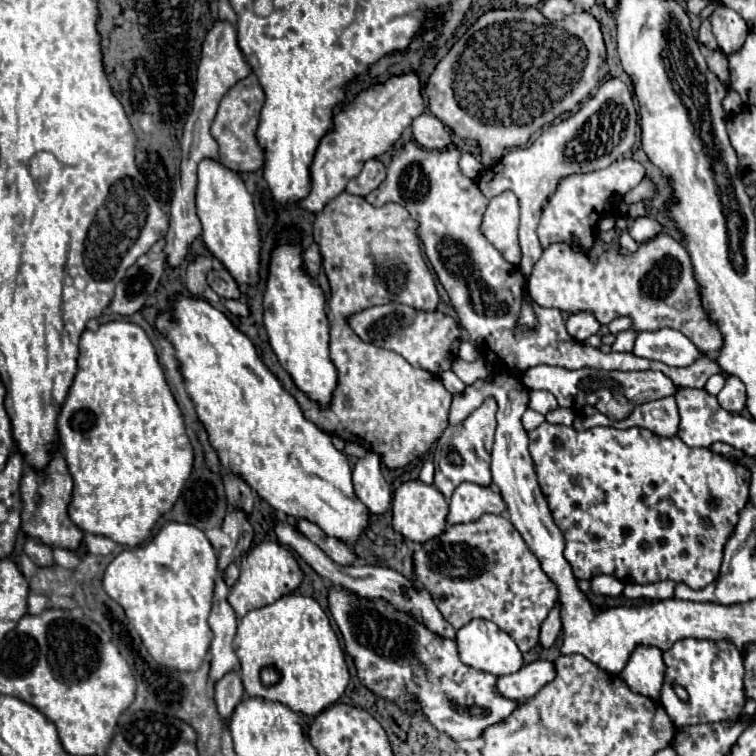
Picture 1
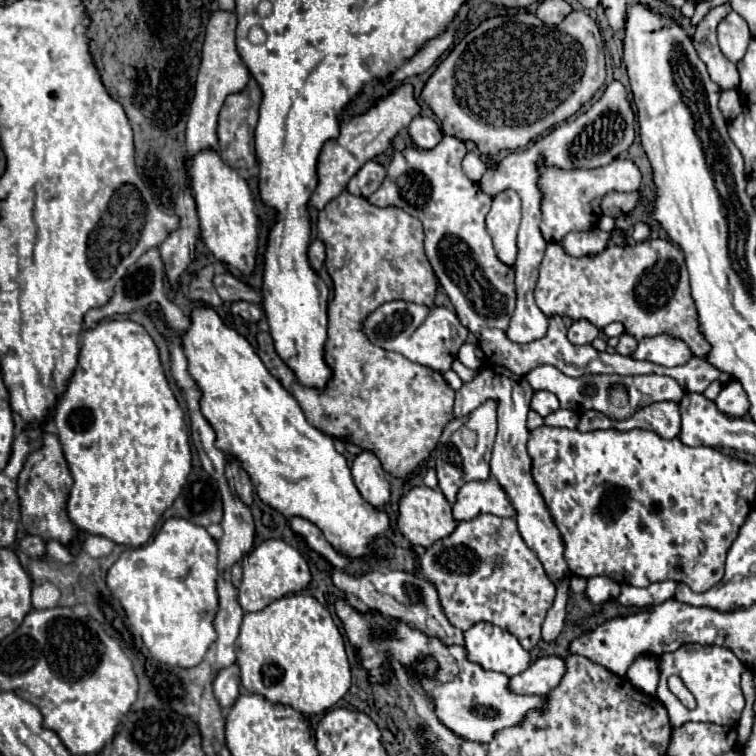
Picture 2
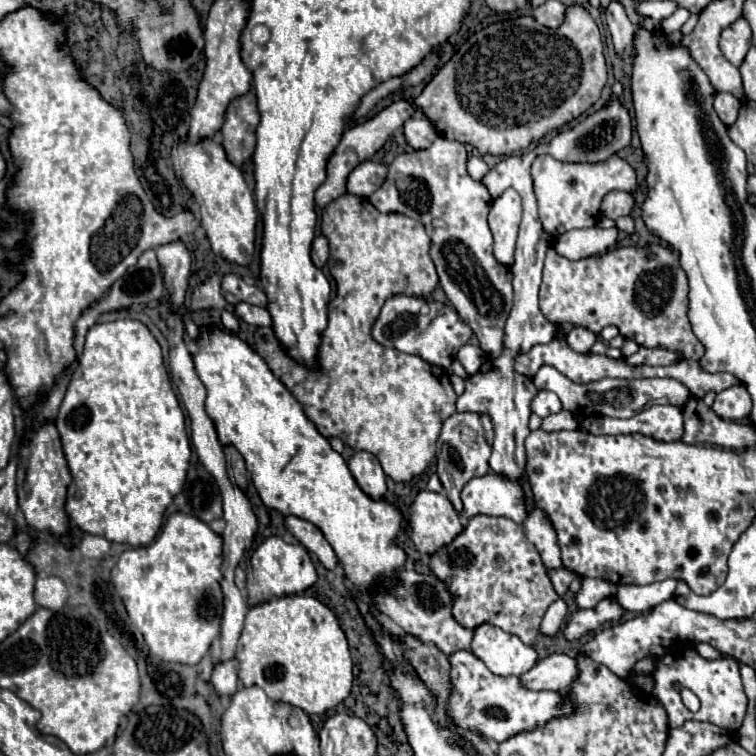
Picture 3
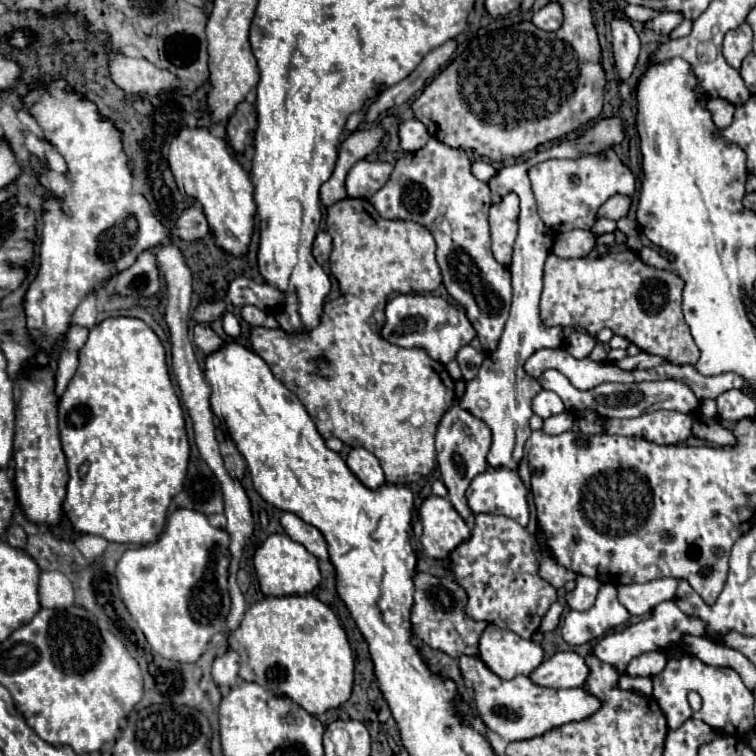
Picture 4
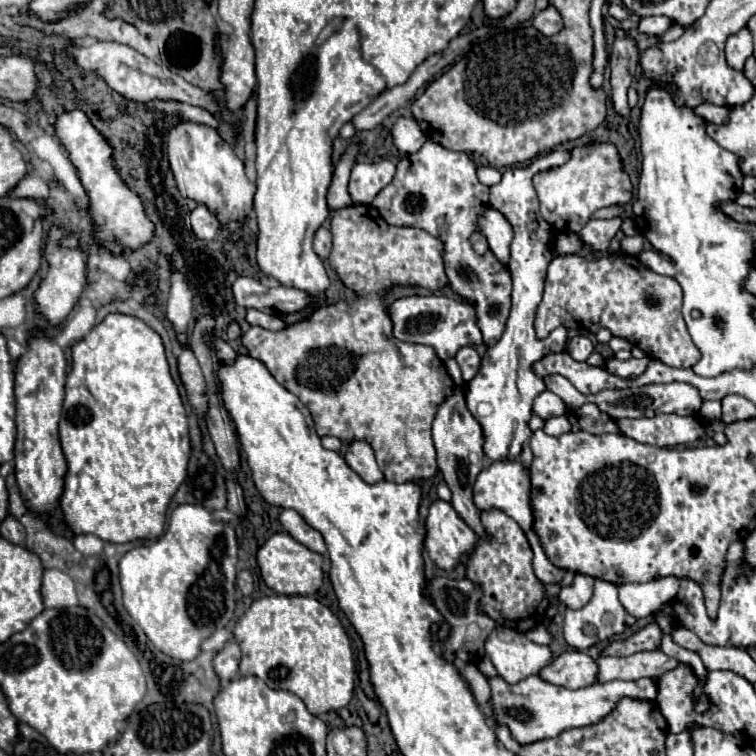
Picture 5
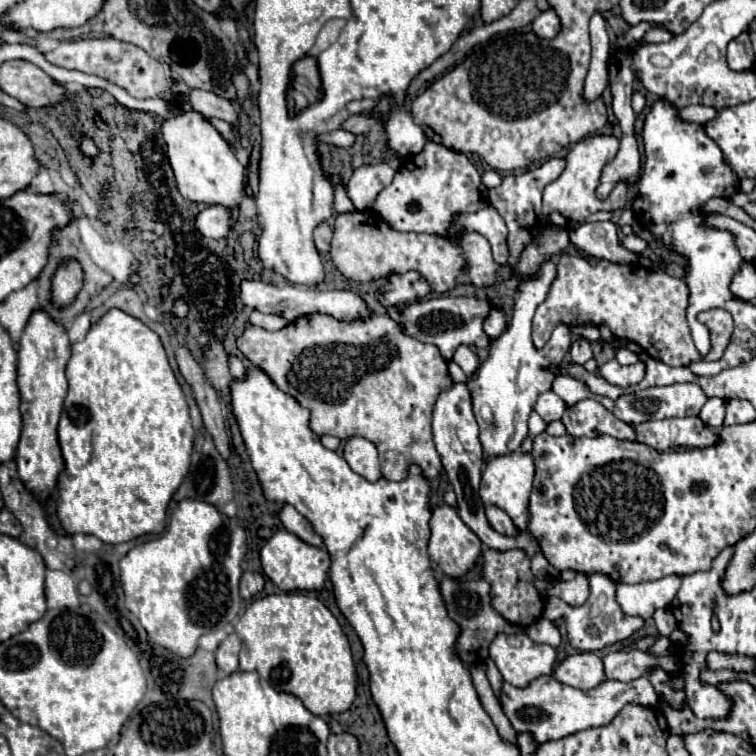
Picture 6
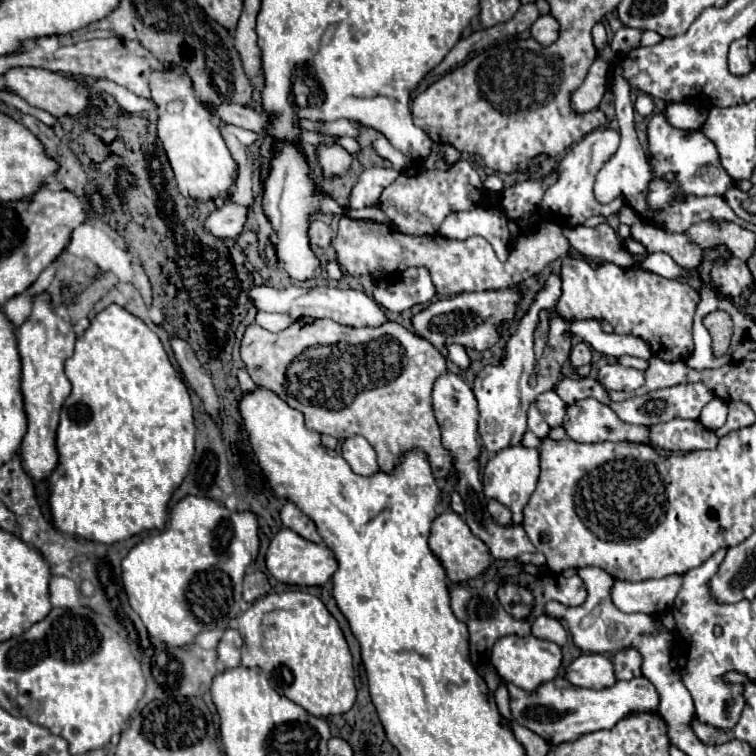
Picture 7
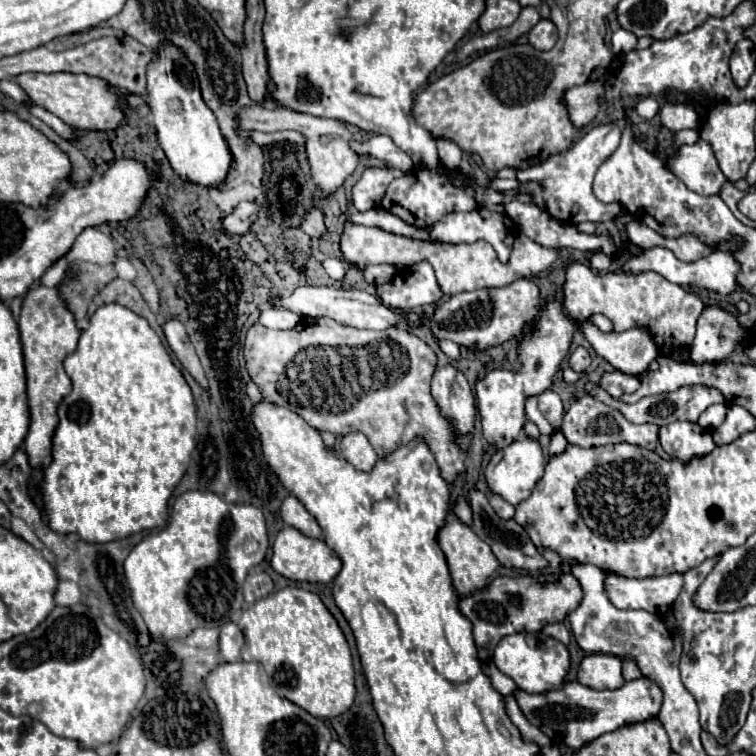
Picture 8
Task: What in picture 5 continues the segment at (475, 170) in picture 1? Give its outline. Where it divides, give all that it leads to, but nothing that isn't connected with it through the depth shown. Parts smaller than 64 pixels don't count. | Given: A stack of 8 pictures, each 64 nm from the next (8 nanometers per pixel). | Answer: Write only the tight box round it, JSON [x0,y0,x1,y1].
[476,166,500,186]

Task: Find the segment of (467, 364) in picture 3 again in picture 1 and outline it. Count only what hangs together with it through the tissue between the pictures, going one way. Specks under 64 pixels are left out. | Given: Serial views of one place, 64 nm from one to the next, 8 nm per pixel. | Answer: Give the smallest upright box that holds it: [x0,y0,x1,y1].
[458,340,480,362]

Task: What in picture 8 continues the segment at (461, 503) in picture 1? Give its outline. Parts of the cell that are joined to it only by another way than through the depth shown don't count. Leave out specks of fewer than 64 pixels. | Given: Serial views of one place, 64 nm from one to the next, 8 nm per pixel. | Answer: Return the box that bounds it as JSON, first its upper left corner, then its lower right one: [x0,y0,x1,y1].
[484,436,544,506]

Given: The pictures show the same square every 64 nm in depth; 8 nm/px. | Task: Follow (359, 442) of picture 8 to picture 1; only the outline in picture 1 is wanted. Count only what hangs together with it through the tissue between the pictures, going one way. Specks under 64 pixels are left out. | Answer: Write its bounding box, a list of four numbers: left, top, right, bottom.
[352,452,392,516]

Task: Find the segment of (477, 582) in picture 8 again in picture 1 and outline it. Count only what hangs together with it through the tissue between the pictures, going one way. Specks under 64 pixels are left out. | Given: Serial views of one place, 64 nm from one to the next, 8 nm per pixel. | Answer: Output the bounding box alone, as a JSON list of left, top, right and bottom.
[392,480,448,542]

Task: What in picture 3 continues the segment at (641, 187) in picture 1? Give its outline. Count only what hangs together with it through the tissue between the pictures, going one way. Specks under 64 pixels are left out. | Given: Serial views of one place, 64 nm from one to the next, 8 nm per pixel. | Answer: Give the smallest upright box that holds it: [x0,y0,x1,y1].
[600,192,634,220]

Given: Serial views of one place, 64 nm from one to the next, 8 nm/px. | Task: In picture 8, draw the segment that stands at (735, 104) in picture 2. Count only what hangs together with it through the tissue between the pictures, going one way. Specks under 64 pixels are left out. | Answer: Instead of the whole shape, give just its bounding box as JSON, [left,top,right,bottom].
[660,102,700,132]

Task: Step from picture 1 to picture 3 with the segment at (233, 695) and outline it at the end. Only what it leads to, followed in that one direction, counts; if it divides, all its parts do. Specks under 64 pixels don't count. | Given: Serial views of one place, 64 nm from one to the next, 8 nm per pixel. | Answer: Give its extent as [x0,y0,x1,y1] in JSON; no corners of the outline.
[212,658,238,698]

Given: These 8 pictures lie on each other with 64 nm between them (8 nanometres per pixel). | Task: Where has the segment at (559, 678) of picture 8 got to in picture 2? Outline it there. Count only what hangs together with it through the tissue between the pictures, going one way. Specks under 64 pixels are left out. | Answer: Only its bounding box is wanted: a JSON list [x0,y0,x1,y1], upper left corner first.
[464,622,530,676]

